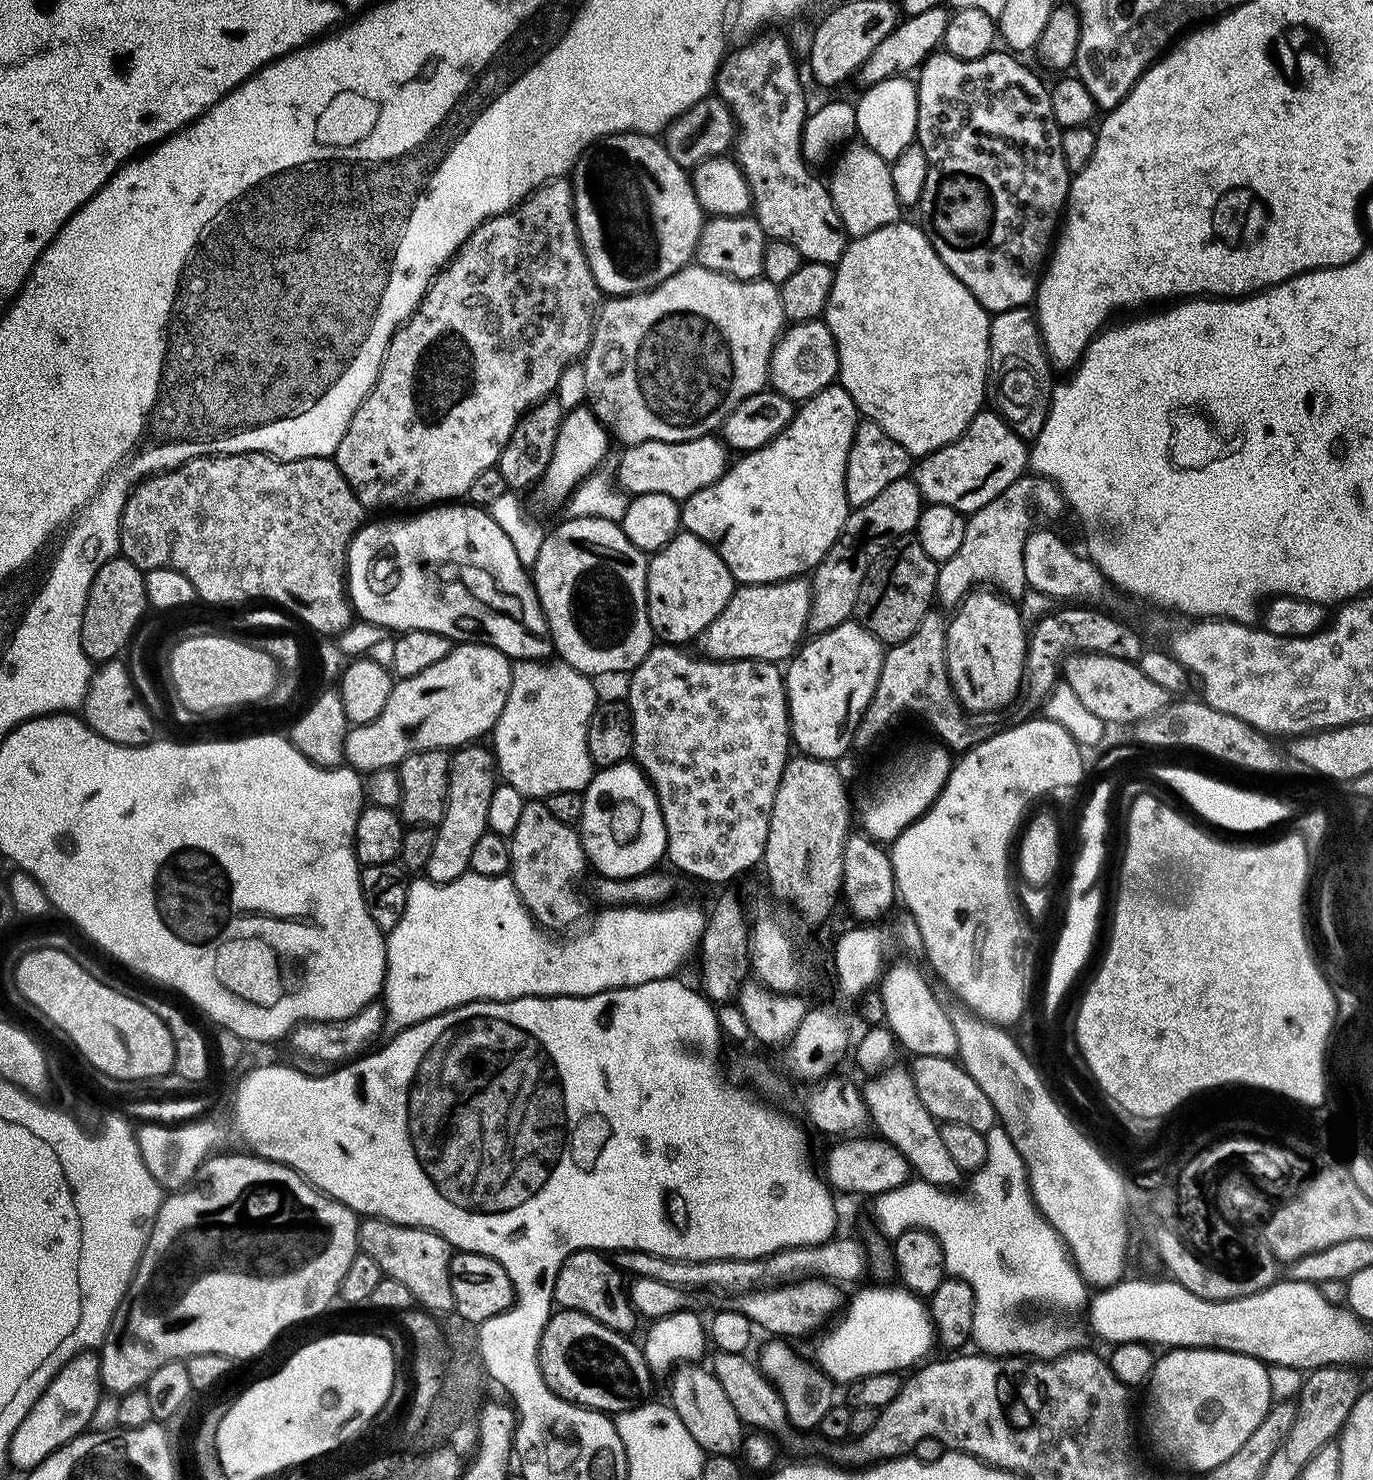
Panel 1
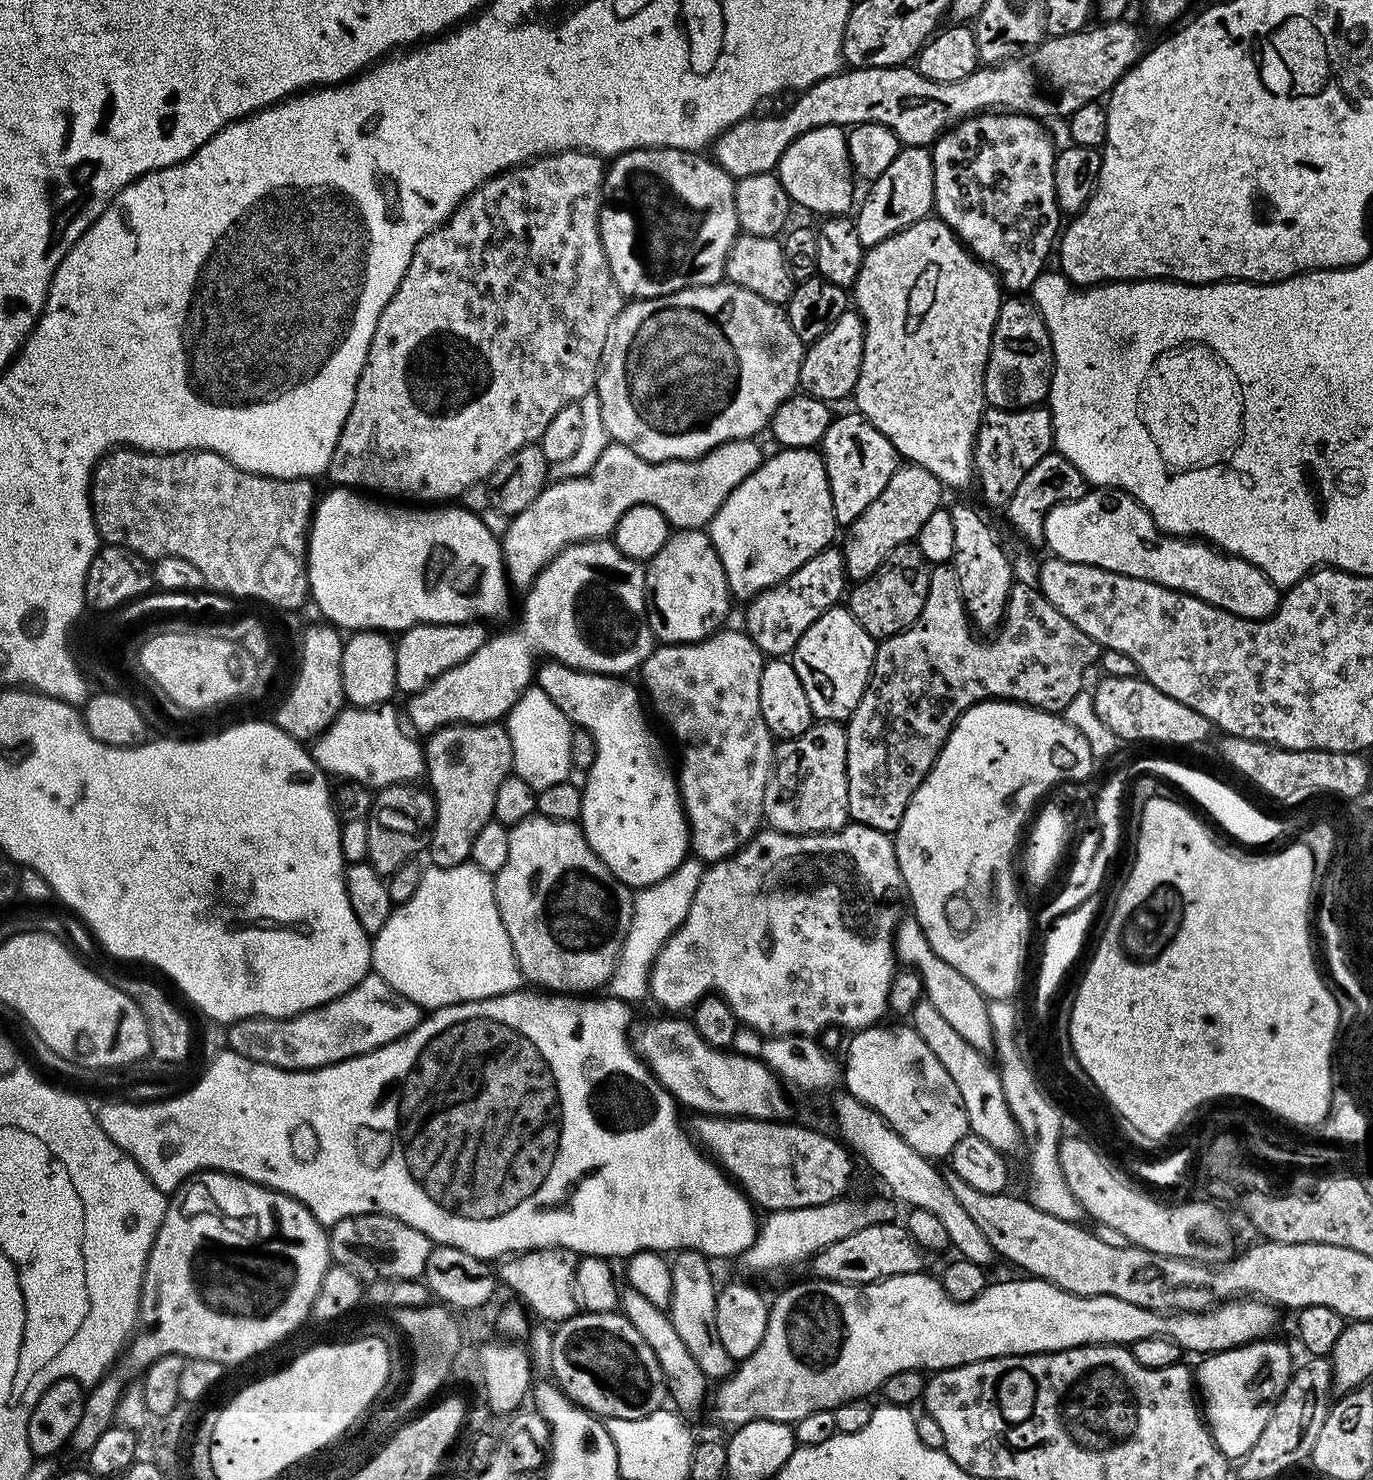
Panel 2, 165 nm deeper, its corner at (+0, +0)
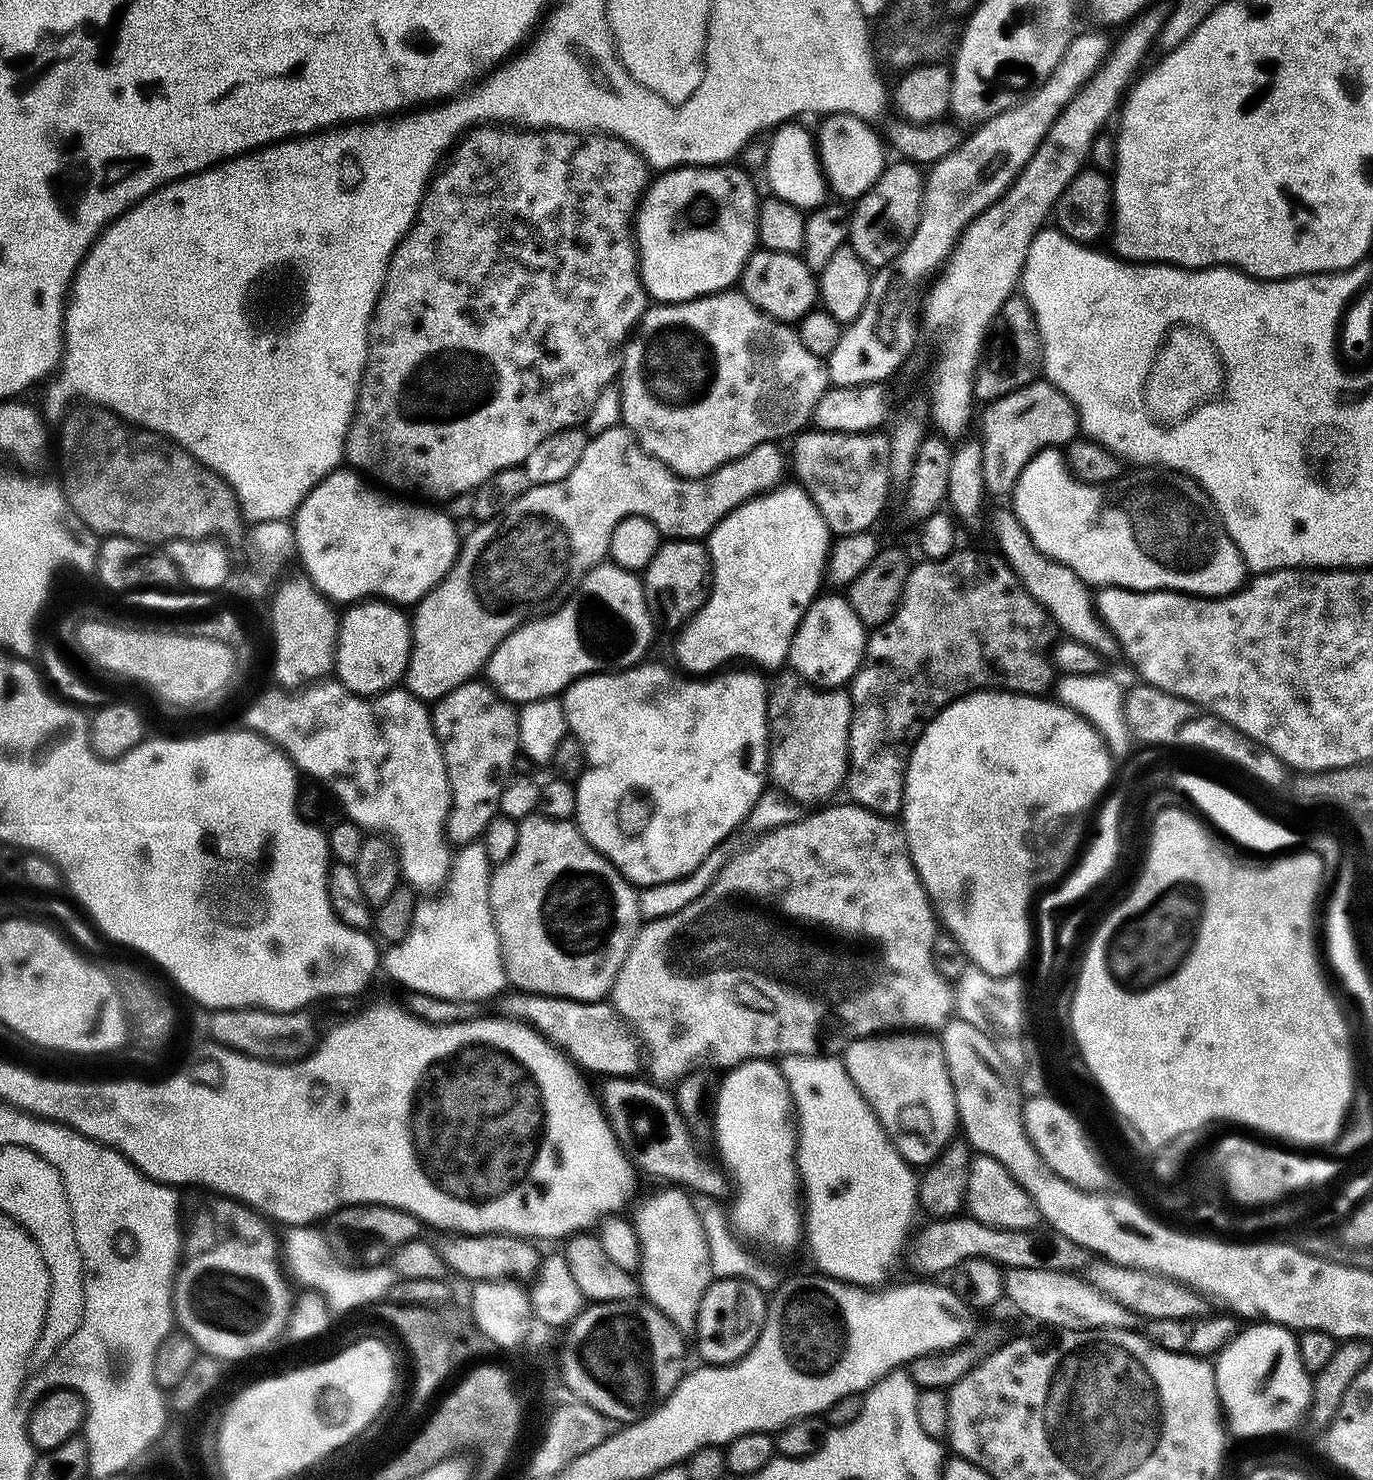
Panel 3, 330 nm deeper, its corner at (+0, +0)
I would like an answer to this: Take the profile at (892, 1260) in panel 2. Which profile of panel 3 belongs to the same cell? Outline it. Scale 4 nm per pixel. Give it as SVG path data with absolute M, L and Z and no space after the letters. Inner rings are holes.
M961 1214L959 1216L950 1216L947 1220L933 1219L932 1224L928 1224L916 1237L913 1235L906 1244L906 1254L908 1252L908 1264L916 1272L921 1272L921 1277L936 1278L939 1272L945 1274L951 1273L962 1262L966 1262L975 1256L985 1256L988 1260L999 1264L1001 1269L1010 1268L1037 1268L1038 1270L1054 1270L1055 1272L1075 1273L1077 1270L1083 1269L1089 1263L1089 1253L1085 1252L1082 1246L1078 1246L1074 1242L1070 1242L1070 1238L1062 1238L1062 1234L1052 1232L1044 1236L1040 1241L1036 1241L1032 1237L1031 1231L1016 1231L1014 1229L996 1228L994 1225L986 1225L982 1221L978 1221L969 1214Z

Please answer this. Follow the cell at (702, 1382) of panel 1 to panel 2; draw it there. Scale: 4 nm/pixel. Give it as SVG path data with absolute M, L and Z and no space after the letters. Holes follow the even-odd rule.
M625 1287L619 1293L618 1308L628 1319L630 1326L634 1326L634 1330L638 1330L638 1334L642 1334L642 1338L646 1338L646 1346L650 1346L650 1350L654 1350L654 1354L658 1358L658 1366L664 1375L667 1399L676 1403L675 1411L685 1417L702 1411L704 1399L707 1396L709 1399L710 1396L710 1388L708 1392L710 1381L707 1376L702 1374L702 1370L698 1370L698 1362L694 1362L690 1350L686 1350L685 1344L682 1343L682 1338L678 1338L678 1330L674 1330L667 1311L654 1306L654 1302L647 1301L642 1294L638 1294L638 1290L630 1287Z

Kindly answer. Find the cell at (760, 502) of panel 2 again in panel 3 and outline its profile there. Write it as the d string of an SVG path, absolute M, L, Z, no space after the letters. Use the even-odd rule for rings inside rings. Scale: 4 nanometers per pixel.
M791 482L781 483L772 489L771 492L765 492L763 496L756 496L753 500L748 500L742 506L738 506L733 512L728 512L718 526L709 532L706 537L706 547L708 556L712 559L712 587L708 593L708 601L675 633L676 636L676 660L681 664L679 667L688 674L712 674L717 671L727 660L753 660L755 667L760 670L764 668L776 668L782 665L788 659L788 651L792 645L794 634L806 614L806 610L812 605L818 593L821 591L820 583L823 585L826 580L826 569L828 566L828 553L830 551L830 533L818 506L810 498L810 494L801 488L799 483Z

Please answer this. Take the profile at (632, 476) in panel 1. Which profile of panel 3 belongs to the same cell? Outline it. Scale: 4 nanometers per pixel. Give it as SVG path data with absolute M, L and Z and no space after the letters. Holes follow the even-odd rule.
M615 426L593 435L588 441L586 450L582 450L582 458L578 458L578 466L574 466L574 470L570 470L570 474L566 474L566 478L562 478L558 482L530 486L526 490L526 494L522 494L522 498L518 498L518 502L511 504L505 512L501 512L493 520L477 523L475 525L477 528L469 536L465 535L463 537L460 550L456 554L456 561L452 563L450 571L444 575L442 582L438 582L438 586L431 588L414 605L413 612L416 613L411 613L410 616L410 623L412 625L412 649L410 650L408 665L404 671L403 687L407 688L408 692L414 694L419 700L435 702L441 700L446 694L450 694L450 690L462 686L468 680L479 677L485 671L488 660L494 654L494 650L511 632L518 630L530 620L536 620L539 616L547 616L549 612L555 612L575 592L576 588L582 582L584 575L591 568L596 568L602 563L605 557L608 556L610 534L614 534L614 526L618 526L618 522L622 522L622 518L626 518L627 516L647 516L650 522L654 522L654 526L660 531L661 537L664 538L700 540L701 538L707 537L708 533L714 530L714 526L718 526L718 522L722 522L722 518L726 518L728 512L733 512L738 506L742 506L748 500L753 500L756 496L763 496L765 492L771 492L773 488L777 487L785 479L786 452L785 449L783 452L780 447L781 445L776 442L759 444L758 446L754 446L754 450L750 450L746 455L738 457L737 460L726 462L721 468L714 470L708 476L699 480L690 480L677 476L661 460L650 455L636 441L635 436L623 426Z

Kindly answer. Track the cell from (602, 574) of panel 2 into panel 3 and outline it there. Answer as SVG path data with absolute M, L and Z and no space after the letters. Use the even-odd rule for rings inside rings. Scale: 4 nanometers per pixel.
M602 562L584 575L575 592L555 612L528 621L498 645L486 665L486 680L497 694L516 706L556 698L582 676L623 670L641 663L652 644L652 628L654 621L648 612L641 577L617 564Z

